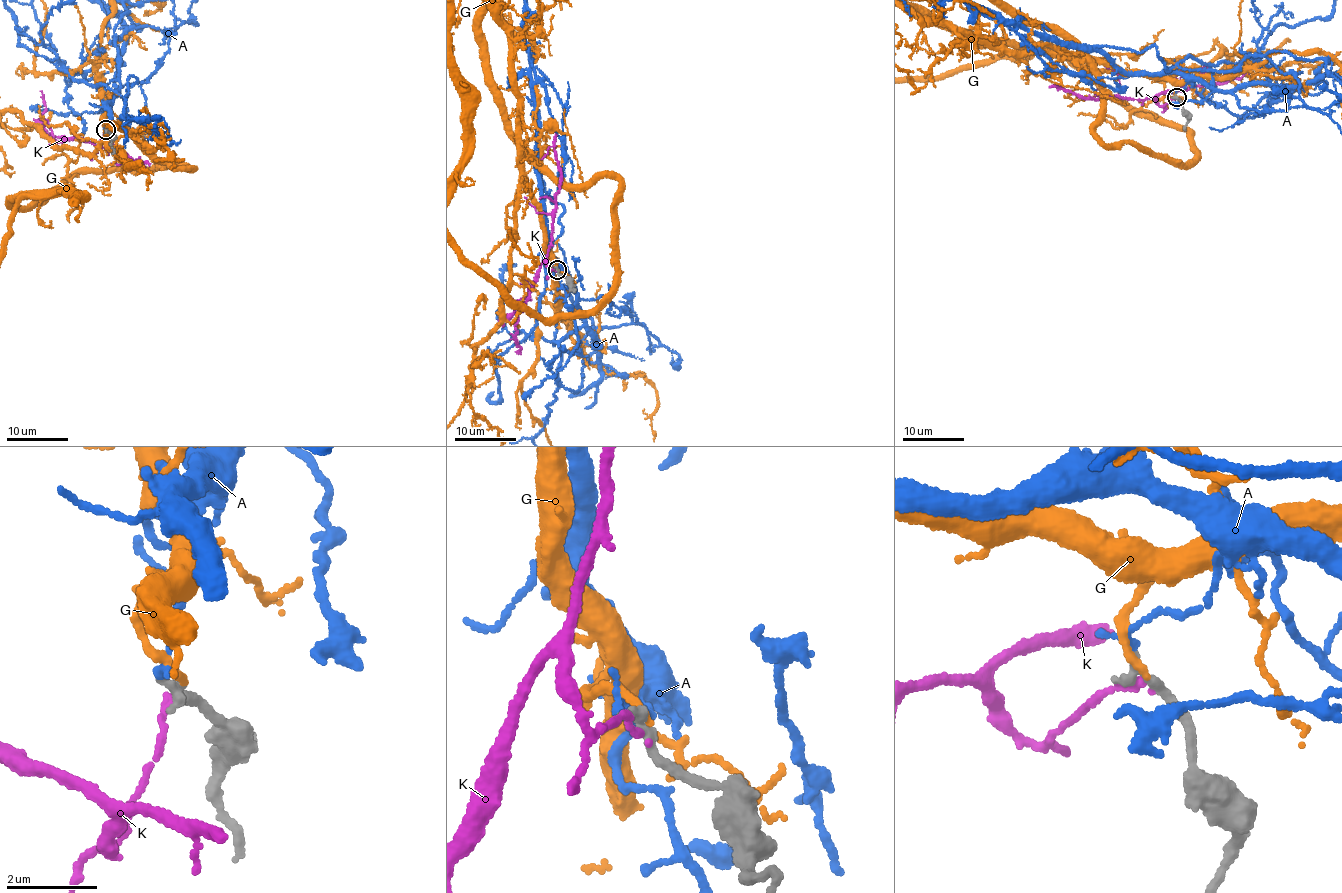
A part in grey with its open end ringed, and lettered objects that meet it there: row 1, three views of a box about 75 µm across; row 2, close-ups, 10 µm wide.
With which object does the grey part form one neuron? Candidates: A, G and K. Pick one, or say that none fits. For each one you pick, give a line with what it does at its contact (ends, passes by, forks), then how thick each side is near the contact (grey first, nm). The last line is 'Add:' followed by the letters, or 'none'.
G: it ends; calibres 280 and 140 nm
Add: G

